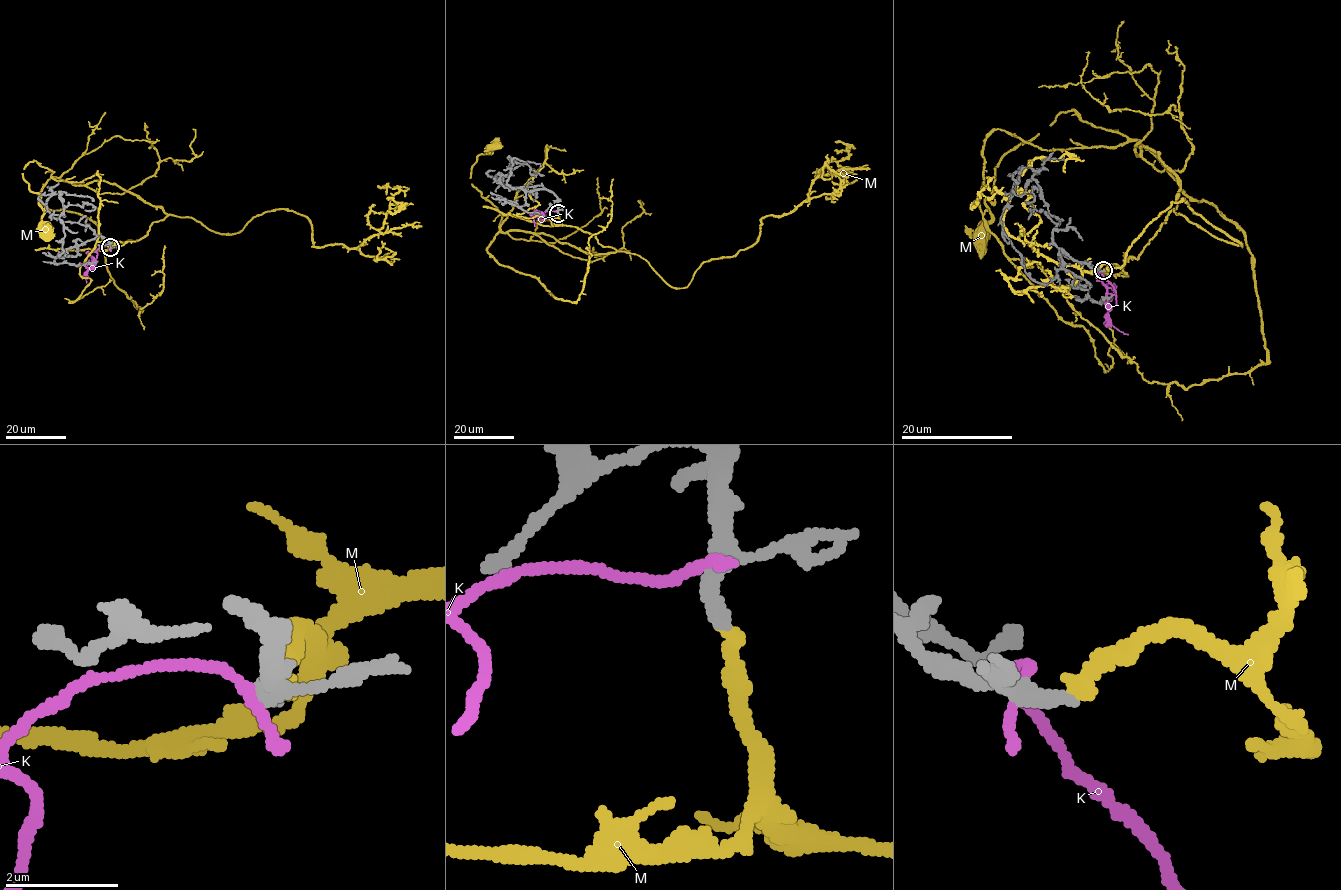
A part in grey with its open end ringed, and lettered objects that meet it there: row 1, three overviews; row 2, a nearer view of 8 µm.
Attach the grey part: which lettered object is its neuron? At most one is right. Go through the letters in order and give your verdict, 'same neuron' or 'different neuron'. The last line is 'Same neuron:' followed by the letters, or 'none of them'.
K: different neuron
M: same neuron
Same neuron: M

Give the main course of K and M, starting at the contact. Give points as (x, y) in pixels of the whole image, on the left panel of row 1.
K: (109, 248), (99, 247), (90, 254), (93, 265), (88, 270), (86, 283)
M: (110, 248), (167, 213), (114, 184), (51, 177), (41, 202), (98, 227), (141, 311), (163, 289), (165, 245)

